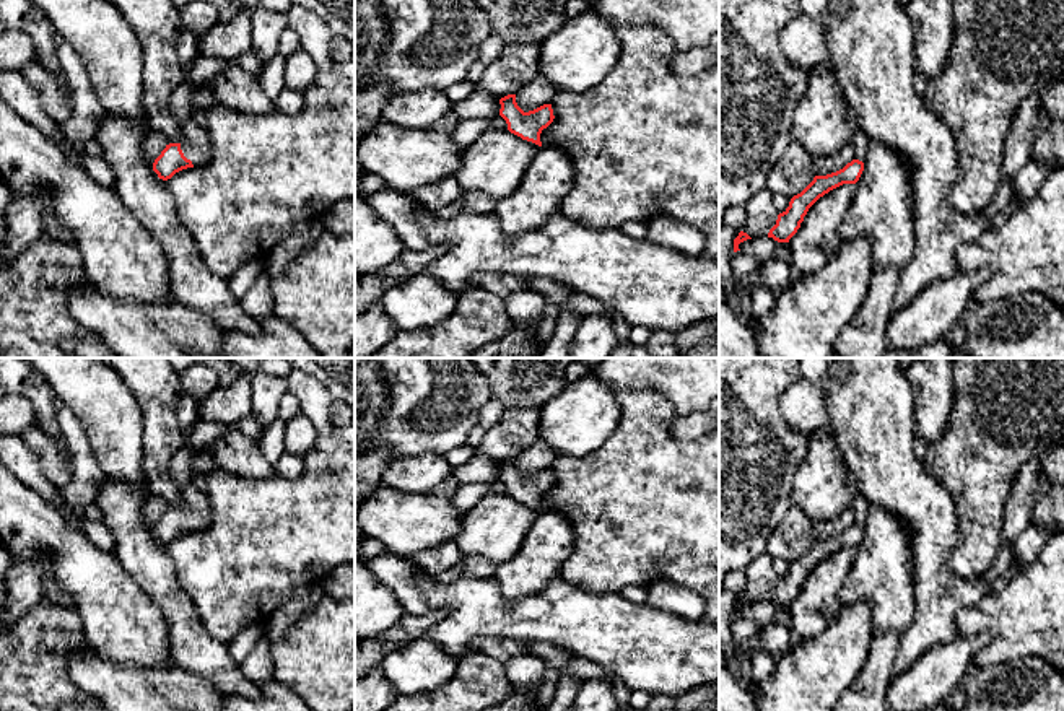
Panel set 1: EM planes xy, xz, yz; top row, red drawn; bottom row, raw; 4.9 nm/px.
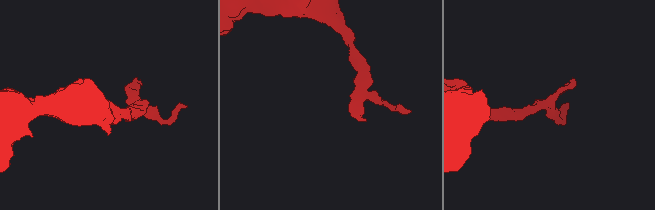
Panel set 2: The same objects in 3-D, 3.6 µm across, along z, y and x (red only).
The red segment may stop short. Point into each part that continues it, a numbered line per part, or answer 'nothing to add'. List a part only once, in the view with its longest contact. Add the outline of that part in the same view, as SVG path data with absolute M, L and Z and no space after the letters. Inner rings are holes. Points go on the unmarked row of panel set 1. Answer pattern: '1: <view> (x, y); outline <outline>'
1: xy (196, 510); outline M194 483L181 490L182 506L181 514L194 530L202 530L211 522L211 504L205 491L200 491Z

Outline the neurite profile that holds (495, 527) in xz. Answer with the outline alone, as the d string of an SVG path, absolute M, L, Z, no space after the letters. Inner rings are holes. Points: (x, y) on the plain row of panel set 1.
M488 493L462 514L456 543L464 555L478 555L501 565L517 553L537 517L539 509L508 493Z

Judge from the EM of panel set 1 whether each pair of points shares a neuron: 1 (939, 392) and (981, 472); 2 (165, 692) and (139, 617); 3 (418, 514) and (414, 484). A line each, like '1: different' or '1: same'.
1: different
2: different
3: different

